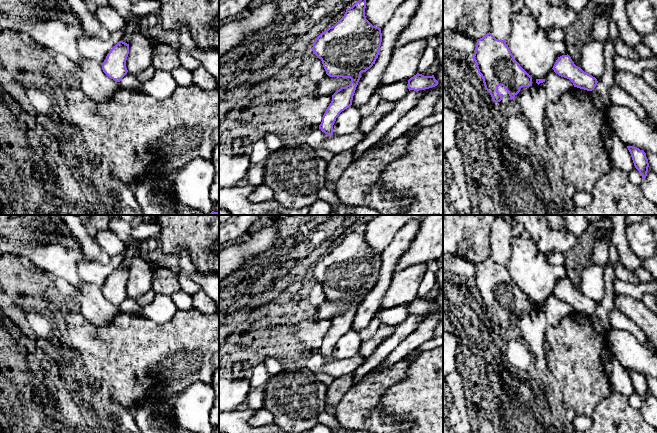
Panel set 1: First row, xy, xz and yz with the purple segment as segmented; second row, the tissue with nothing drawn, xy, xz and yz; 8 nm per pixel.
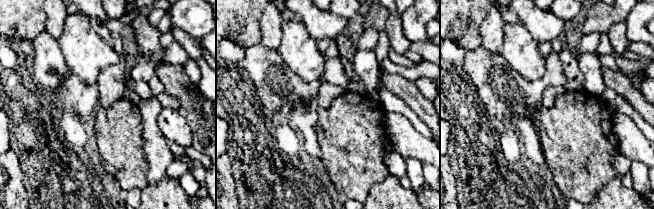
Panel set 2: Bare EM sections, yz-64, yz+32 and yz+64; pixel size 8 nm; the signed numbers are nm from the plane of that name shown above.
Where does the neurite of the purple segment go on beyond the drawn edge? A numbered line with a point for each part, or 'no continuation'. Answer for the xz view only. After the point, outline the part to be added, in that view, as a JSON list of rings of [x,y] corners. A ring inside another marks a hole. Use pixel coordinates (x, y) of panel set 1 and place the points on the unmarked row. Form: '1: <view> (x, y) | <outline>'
no continuation

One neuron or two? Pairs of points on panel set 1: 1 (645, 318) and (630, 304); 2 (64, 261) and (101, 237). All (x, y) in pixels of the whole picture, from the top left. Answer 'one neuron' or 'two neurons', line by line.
1: one neuron
2: two neurons

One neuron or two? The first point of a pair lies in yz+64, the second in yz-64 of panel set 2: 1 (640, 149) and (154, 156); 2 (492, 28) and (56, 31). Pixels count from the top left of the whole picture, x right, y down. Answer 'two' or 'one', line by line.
1: two
2: one

